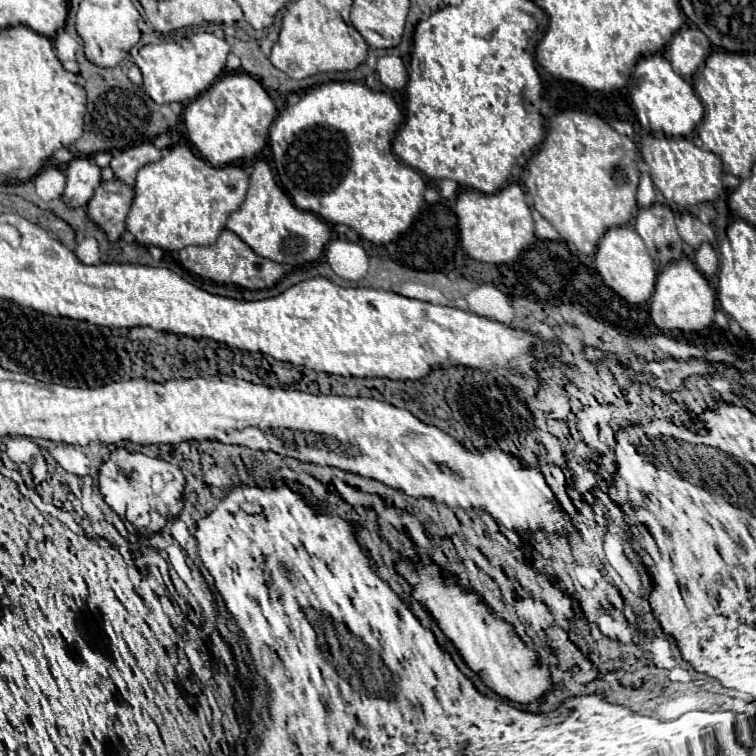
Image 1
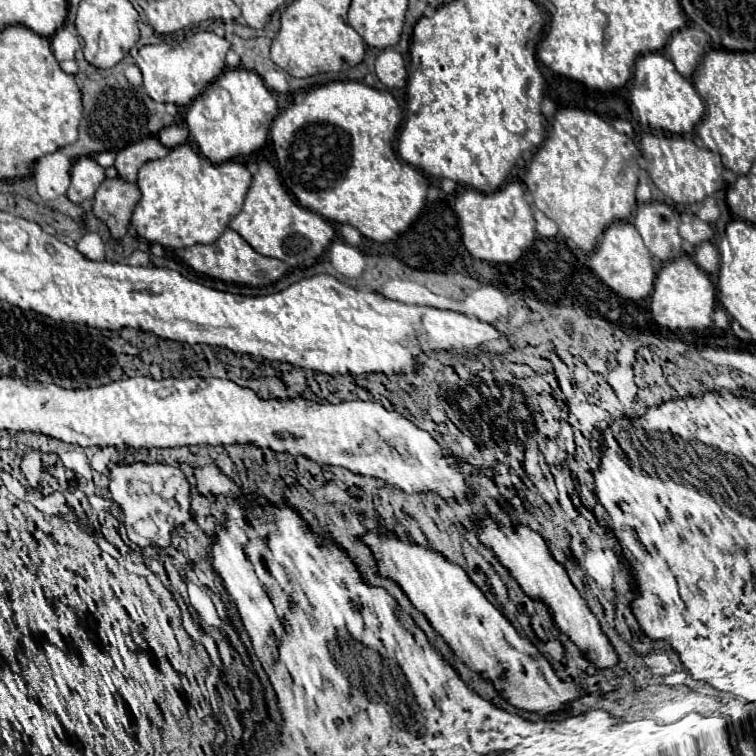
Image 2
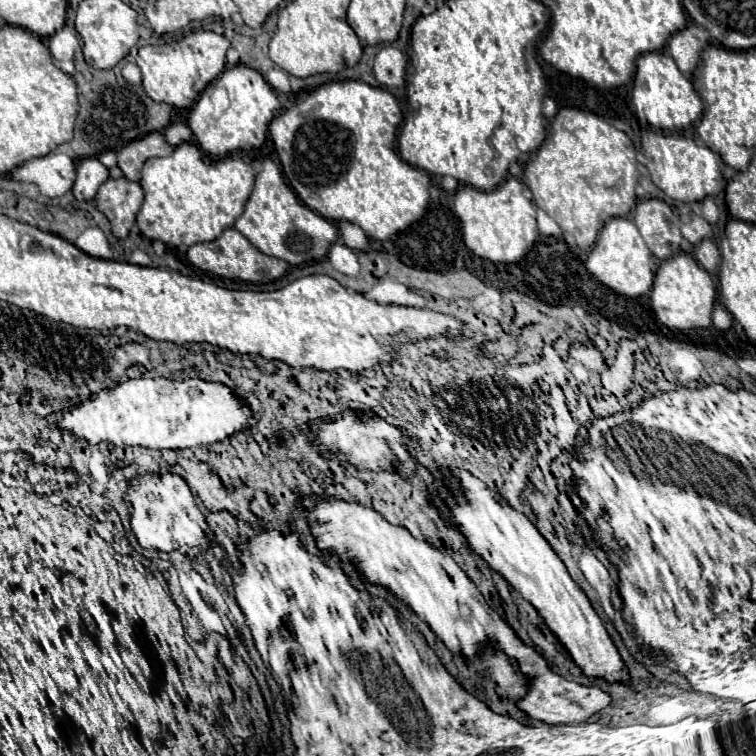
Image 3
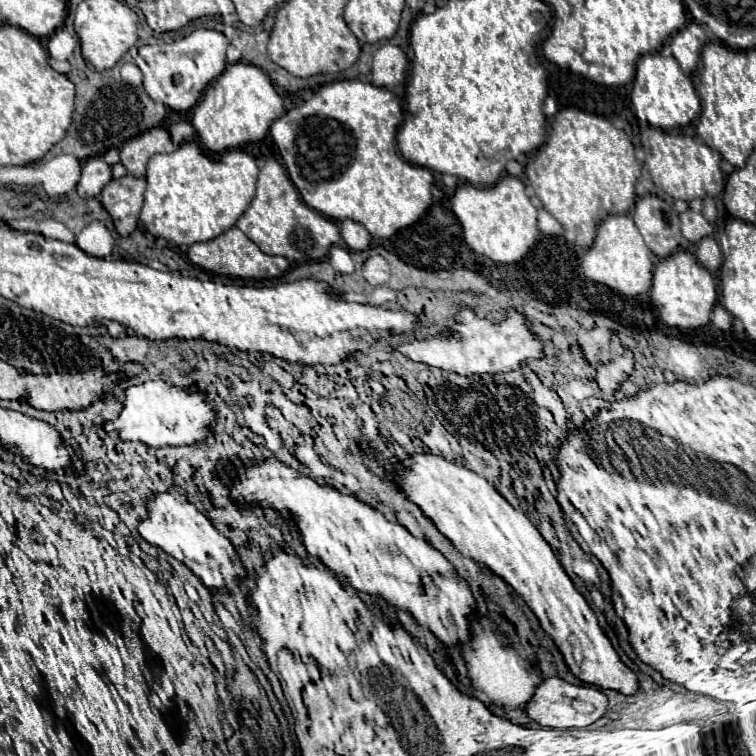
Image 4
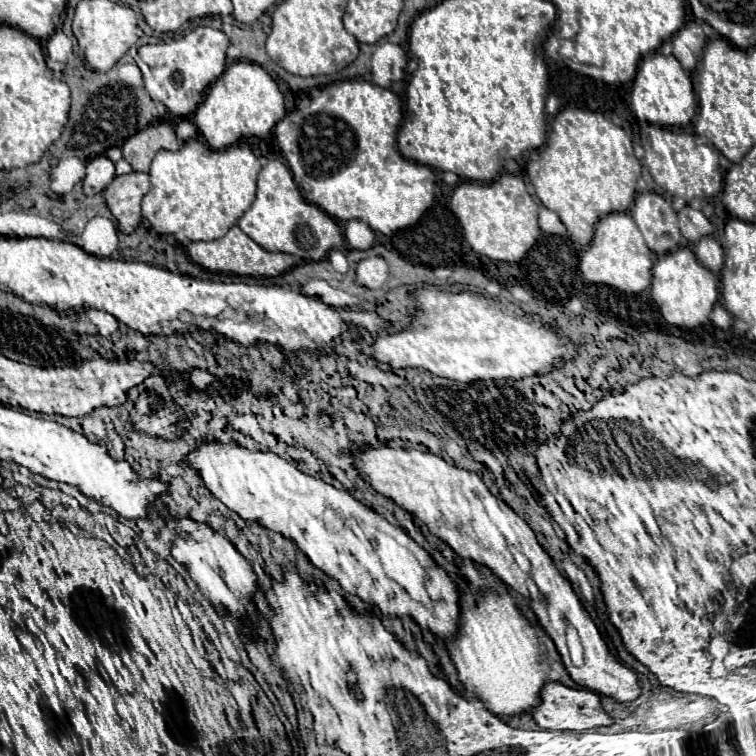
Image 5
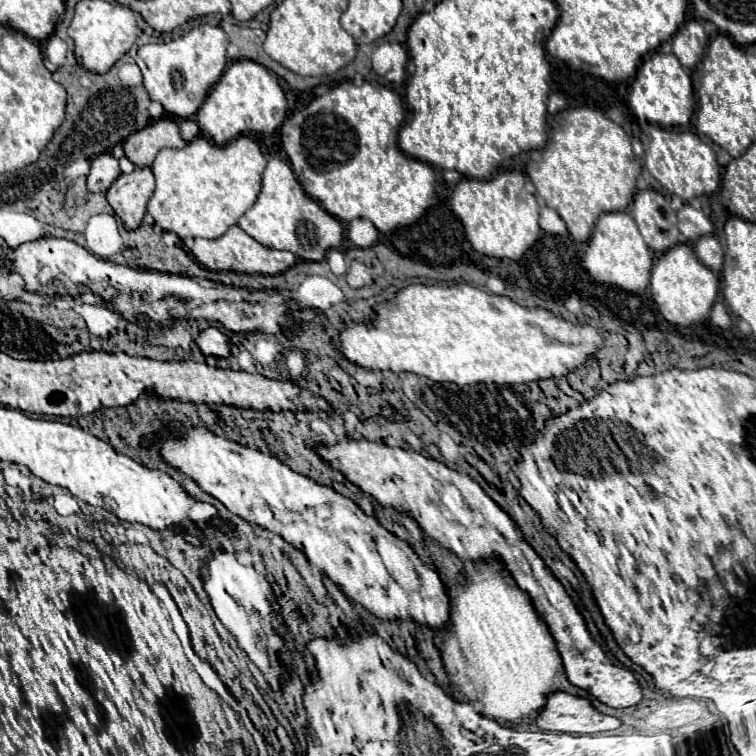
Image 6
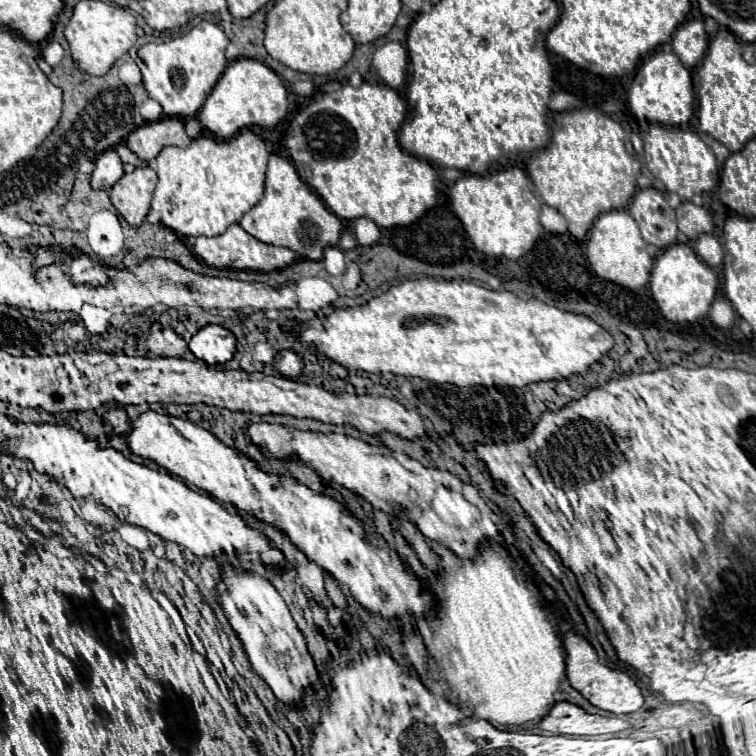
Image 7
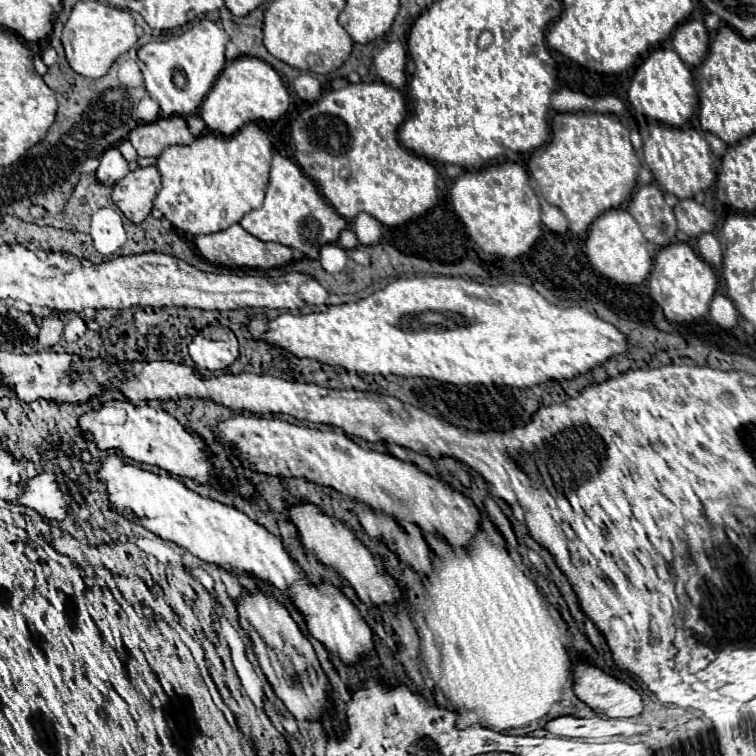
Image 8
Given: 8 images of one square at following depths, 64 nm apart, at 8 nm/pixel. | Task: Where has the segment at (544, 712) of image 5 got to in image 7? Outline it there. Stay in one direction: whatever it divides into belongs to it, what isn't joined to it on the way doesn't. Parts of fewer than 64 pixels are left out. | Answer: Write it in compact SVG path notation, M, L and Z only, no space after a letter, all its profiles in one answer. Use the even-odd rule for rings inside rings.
M558 702L548 716L542 718L540 728L550 734L570 734L570 736L602 736L618 734L630 728L630 722L618 716L588 716L582 708Z

